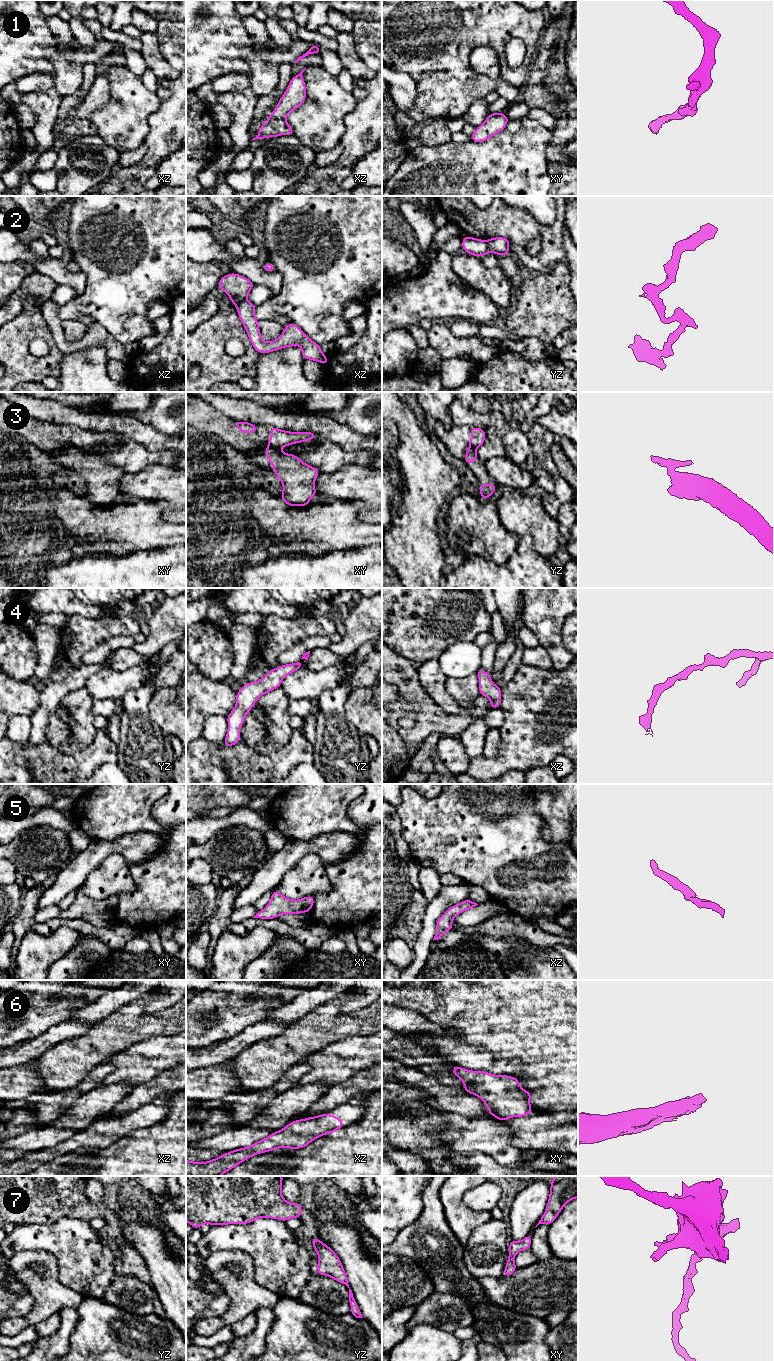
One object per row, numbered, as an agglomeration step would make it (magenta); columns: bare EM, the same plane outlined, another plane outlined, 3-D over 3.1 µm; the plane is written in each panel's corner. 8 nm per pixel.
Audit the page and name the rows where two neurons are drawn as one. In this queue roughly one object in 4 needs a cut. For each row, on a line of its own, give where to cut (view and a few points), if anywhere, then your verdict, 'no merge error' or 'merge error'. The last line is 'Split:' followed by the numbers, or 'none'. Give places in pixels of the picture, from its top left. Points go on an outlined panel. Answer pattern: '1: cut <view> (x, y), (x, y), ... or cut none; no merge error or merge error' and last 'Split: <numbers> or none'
1: cut none; no merge error
2: cut yz (485, 241), (490, 251); merge error
3: cut xy (268, 444), (278, 449); merge error
4: cut none; no merge error
5: cut none; no merge error
6: cut none; no merge error
7: cut none; no merge error
Split: 2, 3

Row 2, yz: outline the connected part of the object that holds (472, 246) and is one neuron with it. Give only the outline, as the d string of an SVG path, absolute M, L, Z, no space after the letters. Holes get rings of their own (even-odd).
M463 235L462 248L466 253L482 257L490 253L488 244L485 240L476 239Z

